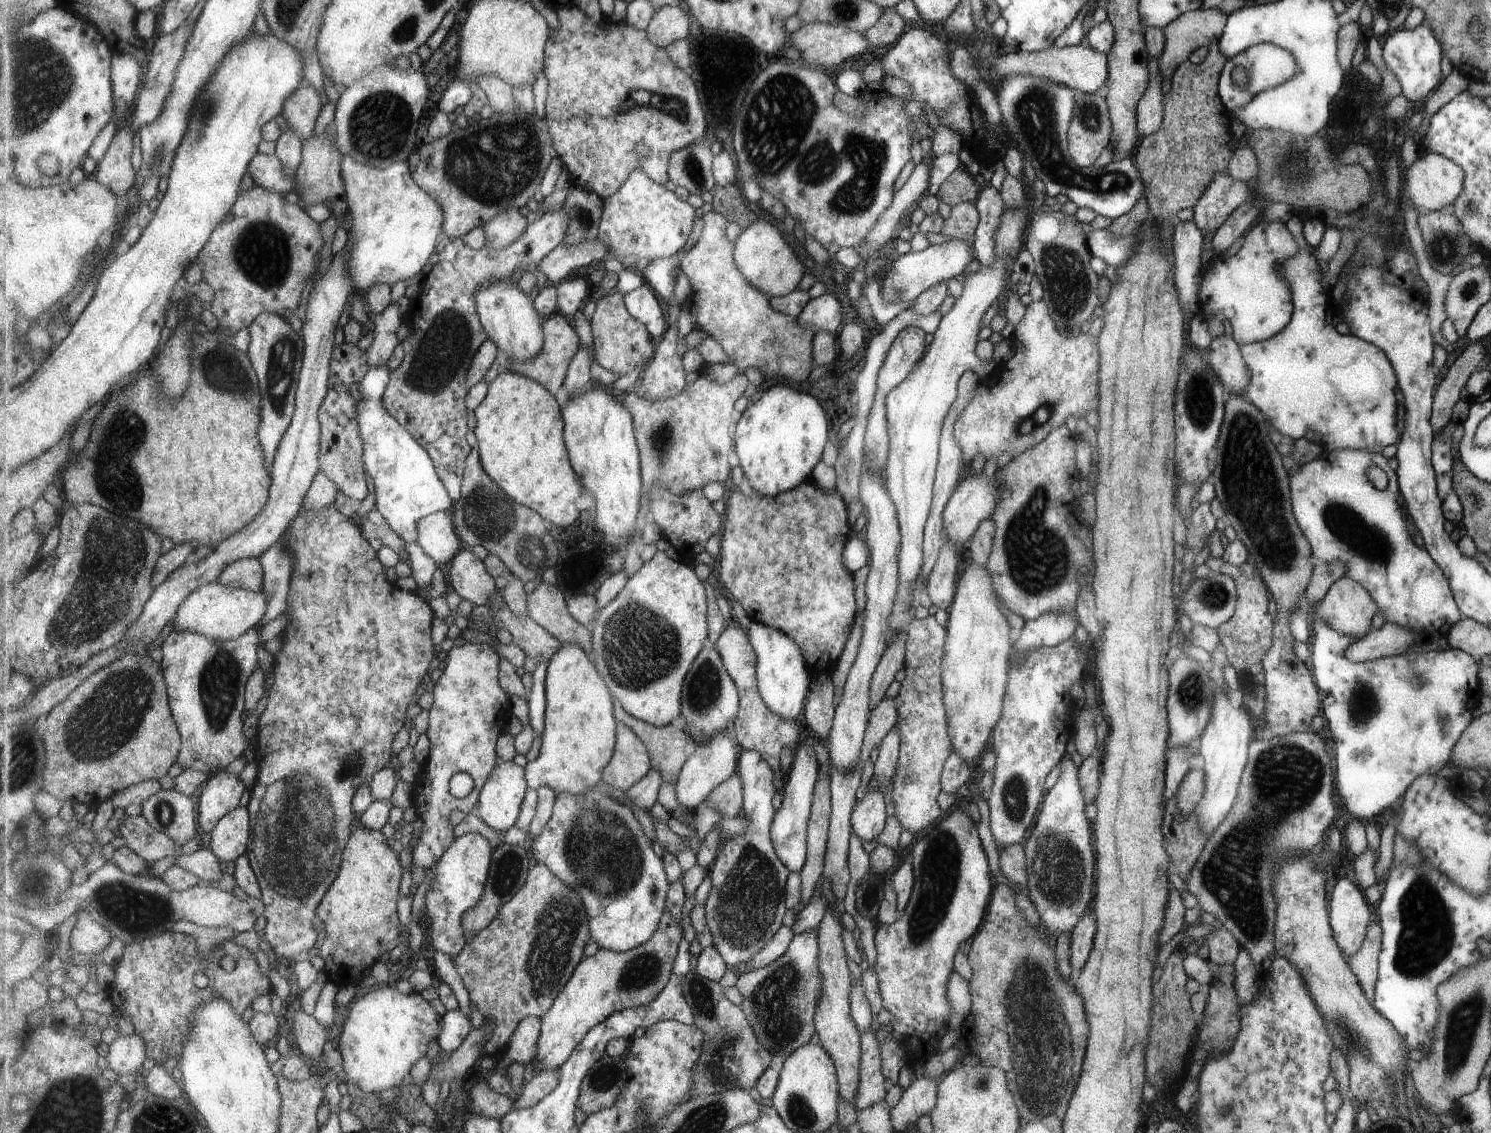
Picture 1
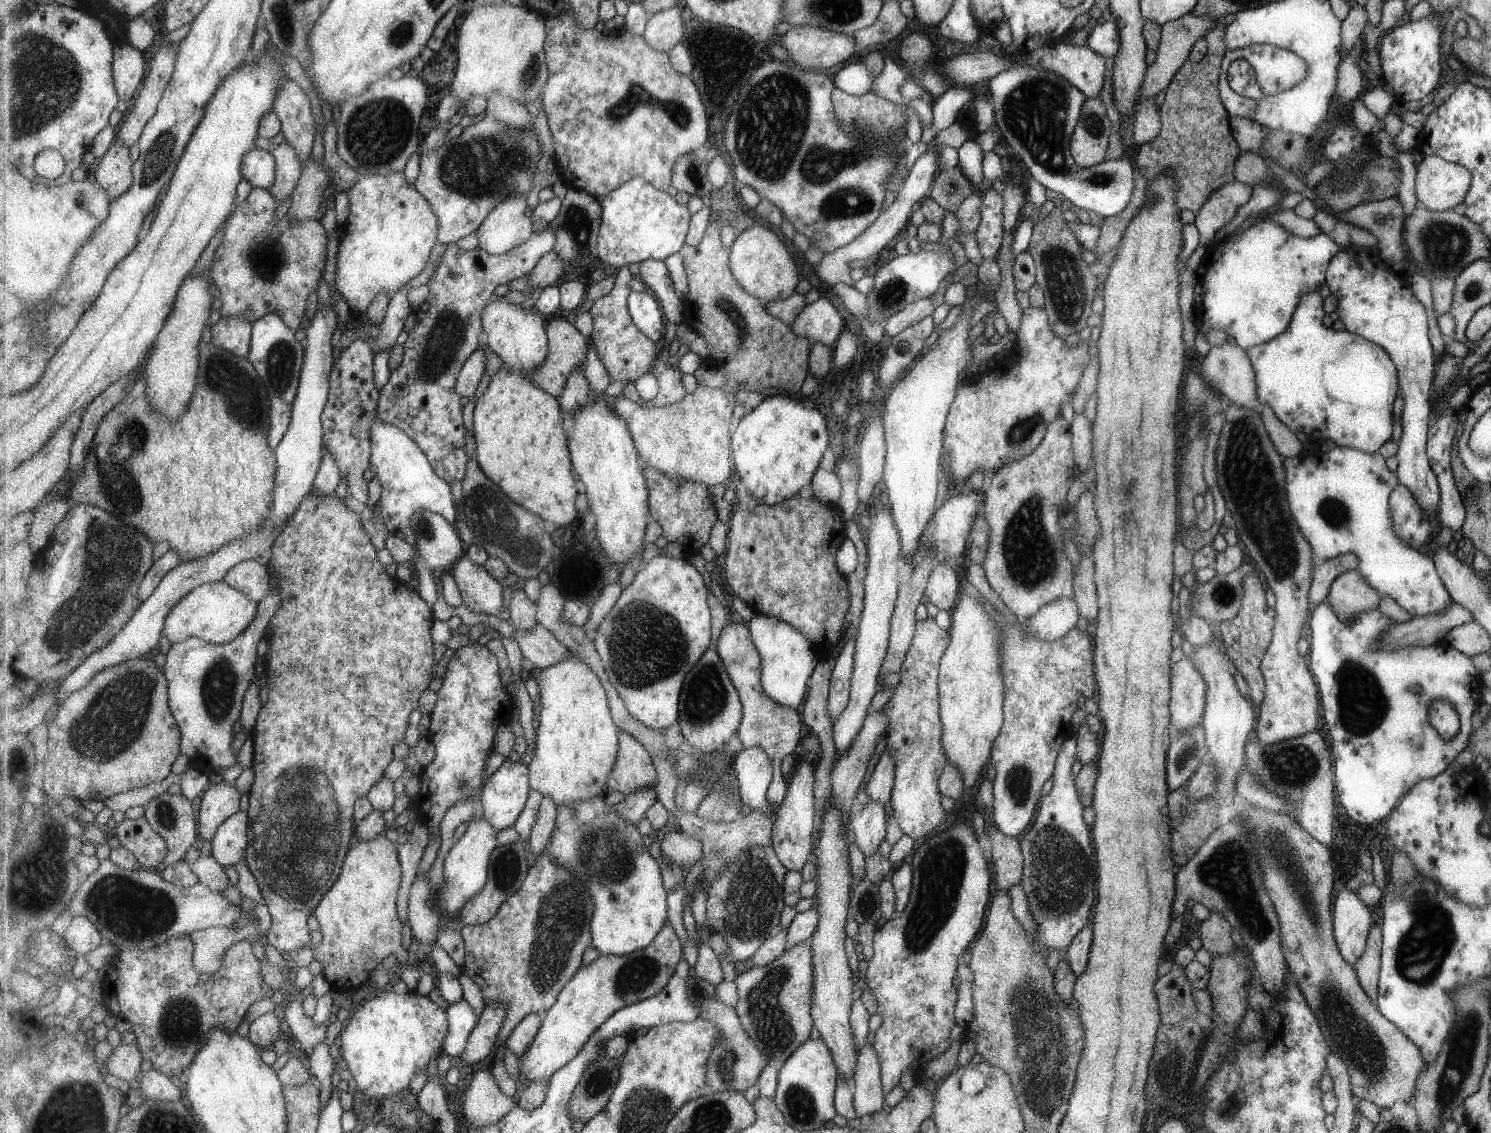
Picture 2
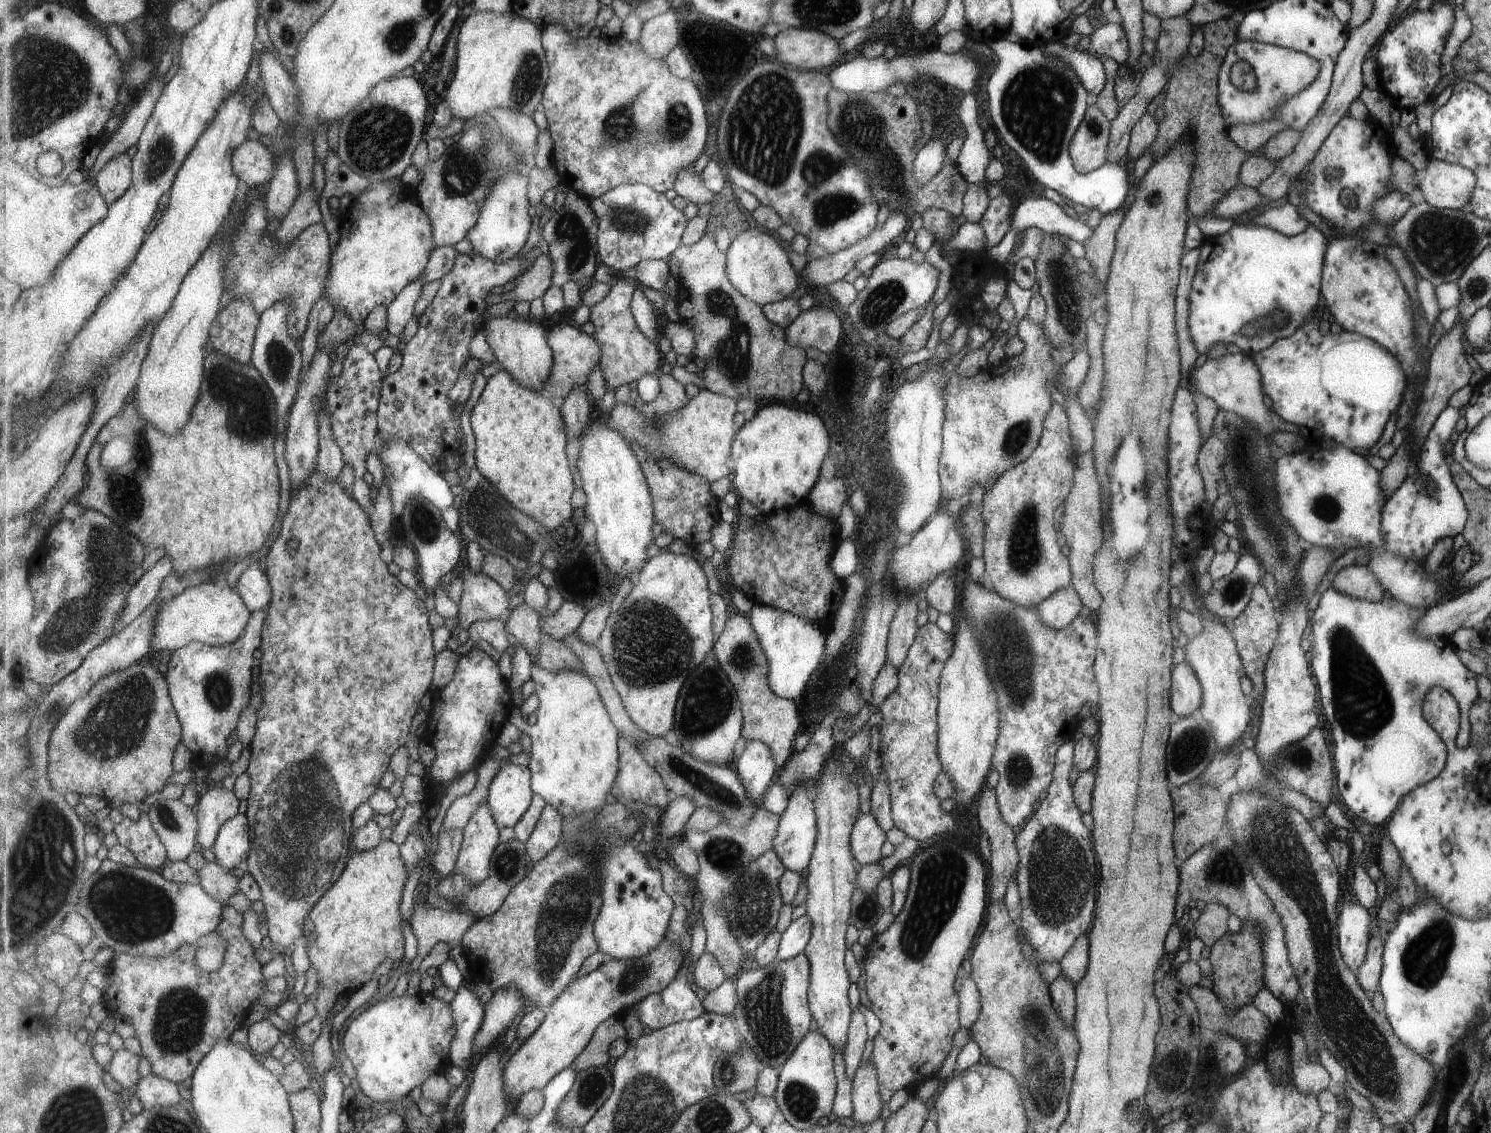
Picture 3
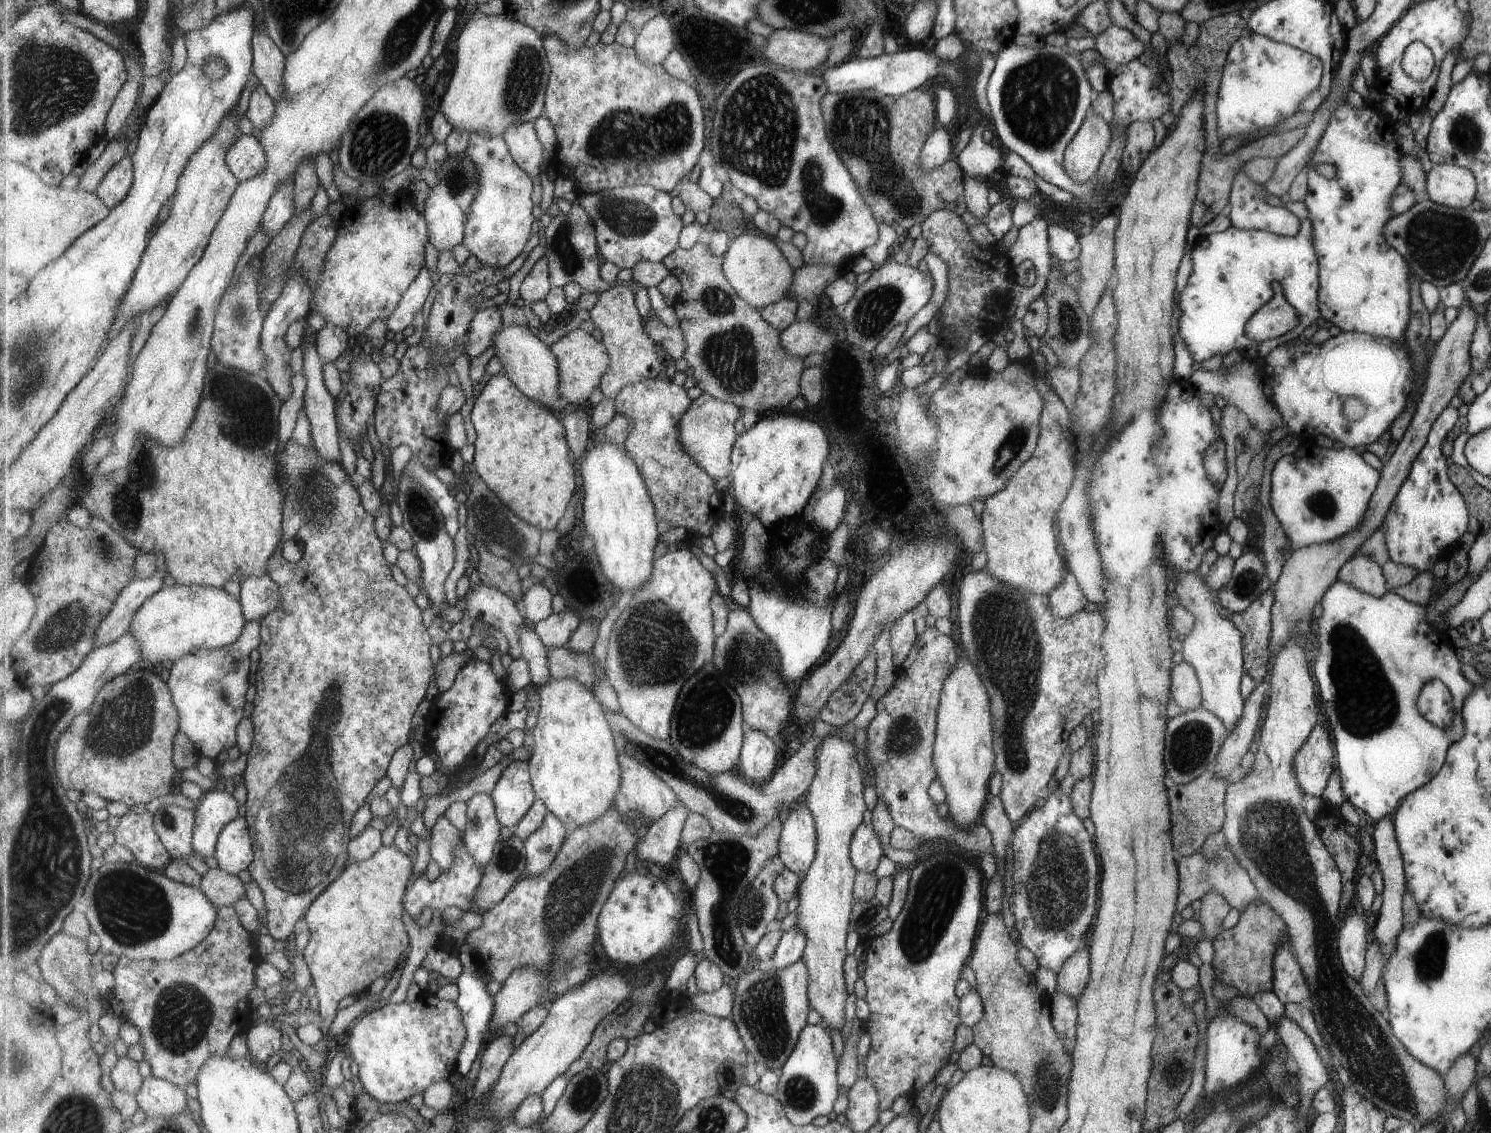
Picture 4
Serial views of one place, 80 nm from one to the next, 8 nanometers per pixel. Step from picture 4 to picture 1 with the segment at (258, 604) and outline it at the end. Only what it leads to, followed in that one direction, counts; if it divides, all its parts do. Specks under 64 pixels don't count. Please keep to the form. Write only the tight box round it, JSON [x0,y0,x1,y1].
[217,558,264,591]

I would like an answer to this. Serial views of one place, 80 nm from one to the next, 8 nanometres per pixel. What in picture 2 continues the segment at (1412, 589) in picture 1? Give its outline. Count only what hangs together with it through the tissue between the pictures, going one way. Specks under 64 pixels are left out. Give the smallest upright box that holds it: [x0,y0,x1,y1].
[1282,445,1451,617]

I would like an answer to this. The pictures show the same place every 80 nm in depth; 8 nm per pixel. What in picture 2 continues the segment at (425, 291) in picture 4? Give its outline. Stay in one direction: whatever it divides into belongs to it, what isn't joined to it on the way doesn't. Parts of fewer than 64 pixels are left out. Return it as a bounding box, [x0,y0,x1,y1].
[372,287,413,354]

